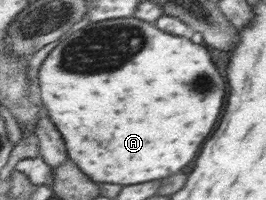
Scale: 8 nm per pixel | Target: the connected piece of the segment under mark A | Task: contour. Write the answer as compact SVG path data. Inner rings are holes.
M117 18L105 20L97 23L88 23L84 28L71 32L65 36L61 42L55 44L55 48L47 54L38 68L37 80L39 82L39 98L41 104L47 110L49 120L61 132L67 156L73 160L73 164L93 182L107 182L107 184L135 184L135 182L147 182L147 180L159 180L165 176L171 176L185 168L197 154L201 142L207 138L207 132L211 132L215 120L219 118L221 104L223 104L223 94L225 94L225 84L223 78L217 74L209 52L203 46L197 46L189 42L187 37L169 34L156 27L153 23L147 23L137 18Z

